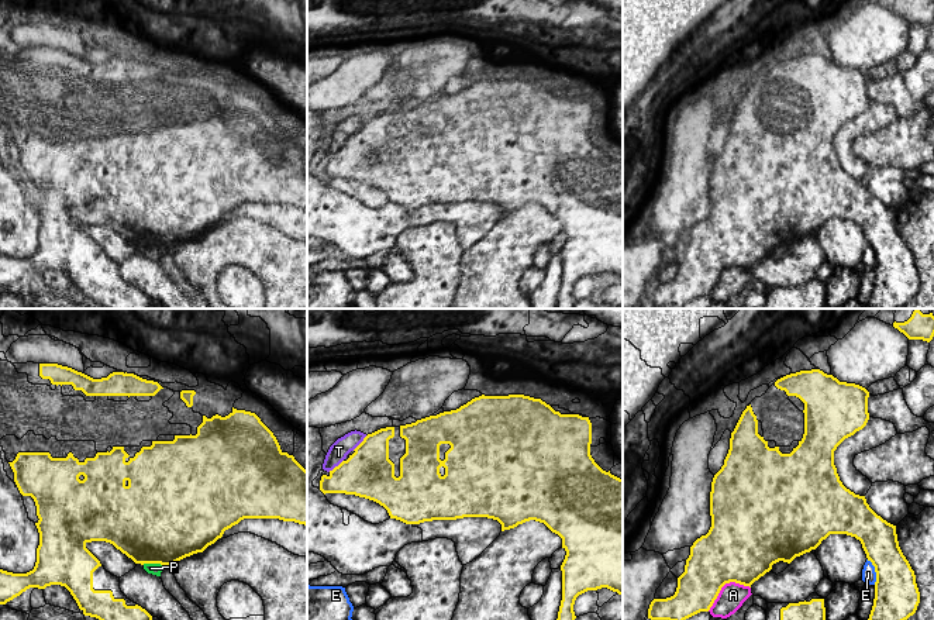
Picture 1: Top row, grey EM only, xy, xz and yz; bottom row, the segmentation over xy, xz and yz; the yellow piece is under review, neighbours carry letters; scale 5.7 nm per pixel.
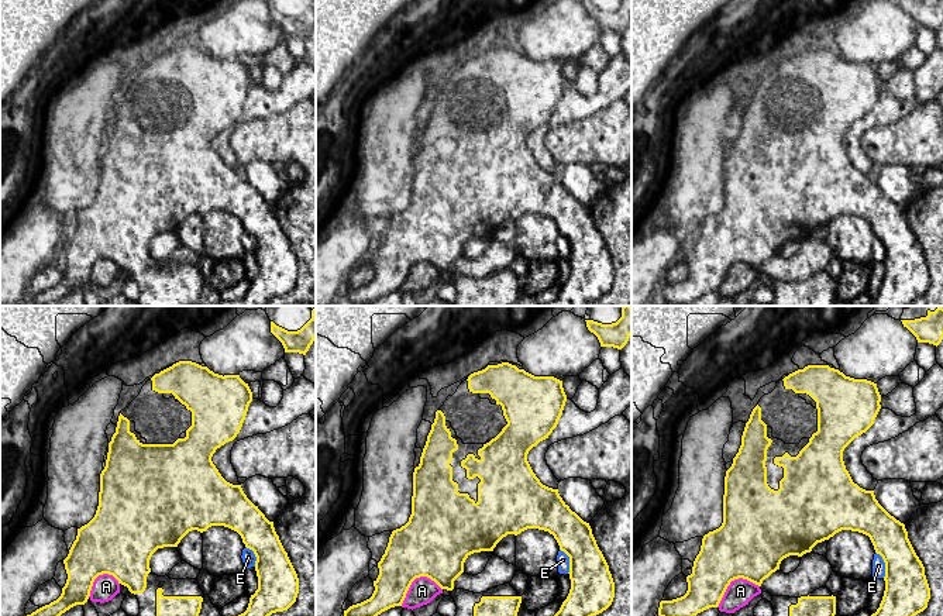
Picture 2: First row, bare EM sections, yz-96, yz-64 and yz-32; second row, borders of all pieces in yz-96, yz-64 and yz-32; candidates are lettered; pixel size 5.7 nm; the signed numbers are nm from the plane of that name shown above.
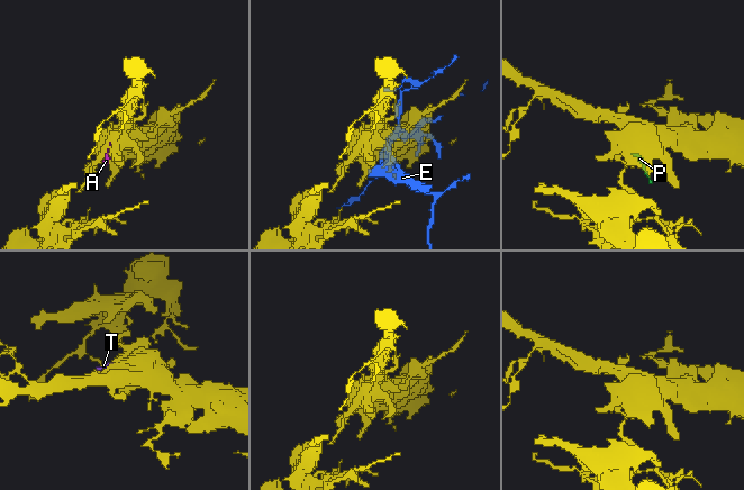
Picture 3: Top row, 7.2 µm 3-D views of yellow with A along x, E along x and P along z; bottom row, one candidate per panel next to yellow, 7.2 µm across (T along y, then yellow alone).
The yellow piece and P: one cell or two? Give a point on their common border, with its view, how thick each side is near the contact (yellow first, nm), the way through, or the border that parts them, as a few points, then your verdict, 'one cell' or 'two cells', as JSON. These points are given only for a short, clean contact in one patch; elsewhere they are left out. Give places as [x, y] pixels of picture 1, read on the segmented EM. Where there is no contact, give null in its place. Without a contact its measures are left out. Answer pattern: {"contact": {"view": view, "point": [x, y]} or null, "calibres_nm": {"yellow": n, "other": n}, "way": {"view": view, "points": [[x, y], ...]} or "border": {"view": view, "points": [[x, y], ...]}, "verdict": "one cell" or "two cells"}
{"contact": {"view": "xy", "point": [154, 562]}, "calibres_nm": {"yellow": 500, "other": 60}, "verdict": "two cells"}

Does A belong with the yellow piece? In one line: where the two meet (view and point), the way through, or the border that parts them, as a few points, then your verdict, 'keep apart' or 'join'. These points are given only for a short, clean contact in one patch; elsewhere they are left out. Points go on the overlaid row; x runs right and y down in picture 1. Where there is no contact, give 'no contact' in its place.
contact yz (724, 584); keep apart

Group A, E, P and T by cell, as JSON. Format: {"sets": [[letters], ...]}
{"sets": [["A", "T"], ["E"], ["P"]]}

